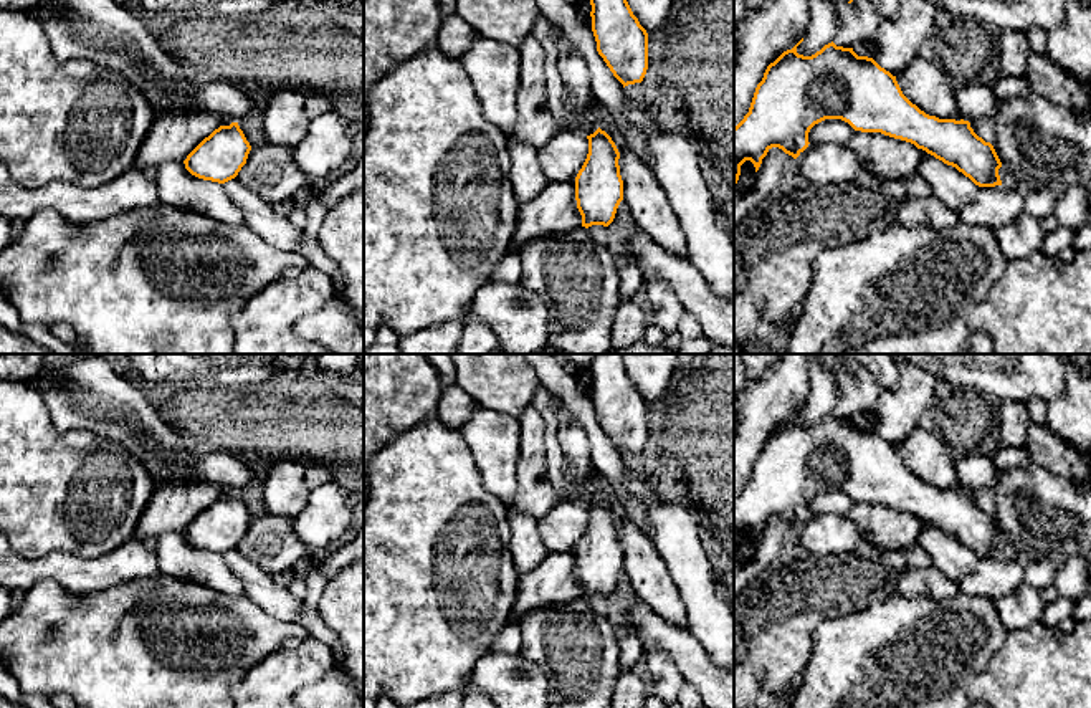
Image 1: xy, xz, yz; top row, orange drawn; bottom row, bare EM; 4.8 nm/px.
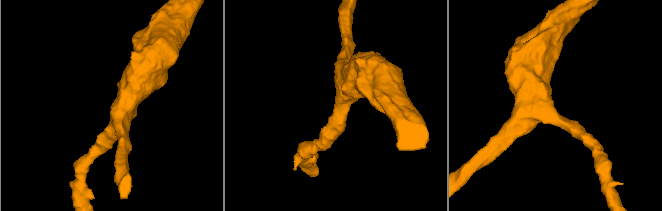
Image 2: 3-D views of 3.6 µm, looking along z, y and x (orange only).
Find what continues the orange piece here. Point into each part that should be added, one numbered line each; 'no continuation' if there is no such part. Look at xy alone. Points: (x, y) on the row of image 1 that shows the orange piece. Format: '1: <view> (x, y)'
no continuation

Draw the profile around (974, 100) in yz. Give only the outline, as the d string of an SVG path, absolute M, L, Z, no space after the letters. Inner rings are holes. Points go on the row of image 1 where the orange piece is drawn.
M967 83L962 89L954 91L960 117L964 121L974 121L979 117L992 117L997 112L997 98L990 86L980 83Z

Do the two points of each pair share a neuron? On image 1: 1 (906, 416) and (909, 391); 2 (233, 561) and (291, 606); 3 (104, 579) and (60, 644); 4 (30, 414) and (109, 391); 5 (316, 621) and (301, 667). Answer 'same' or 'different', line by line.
1: same
2: same
3: different
4: different
5: different

